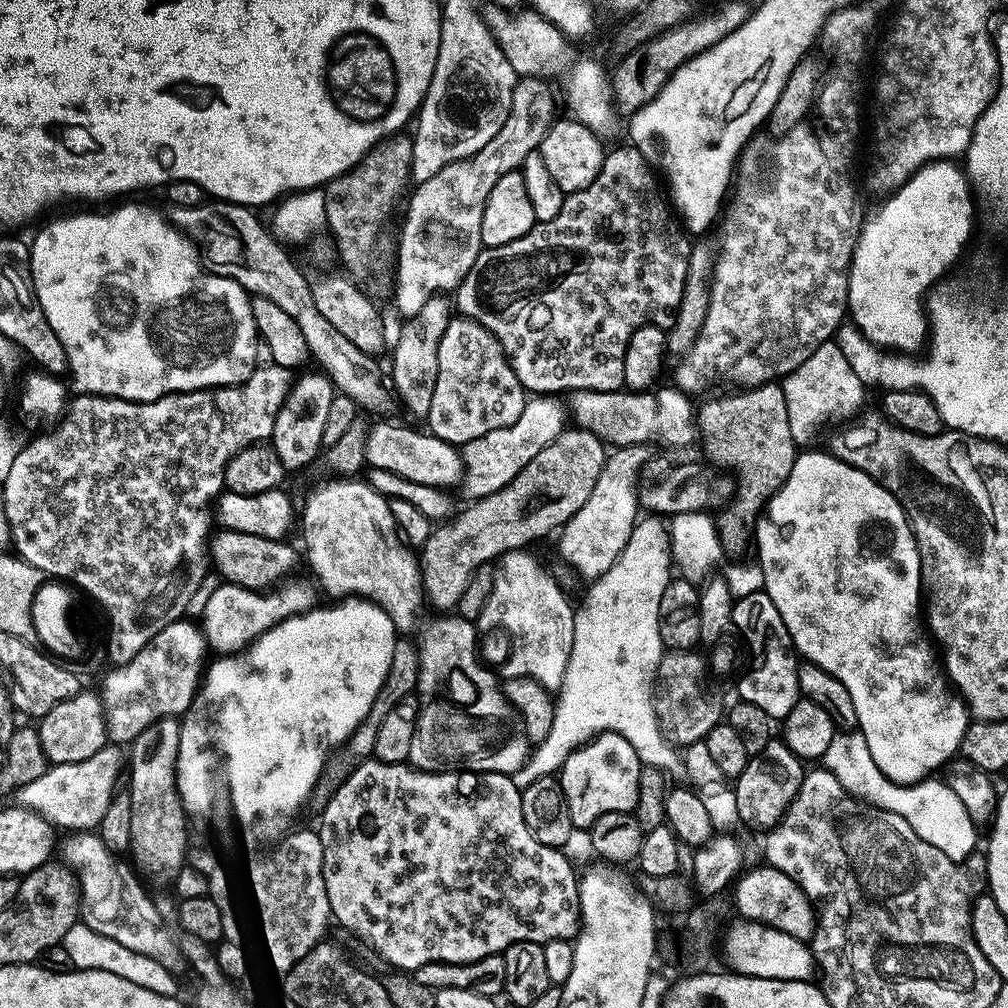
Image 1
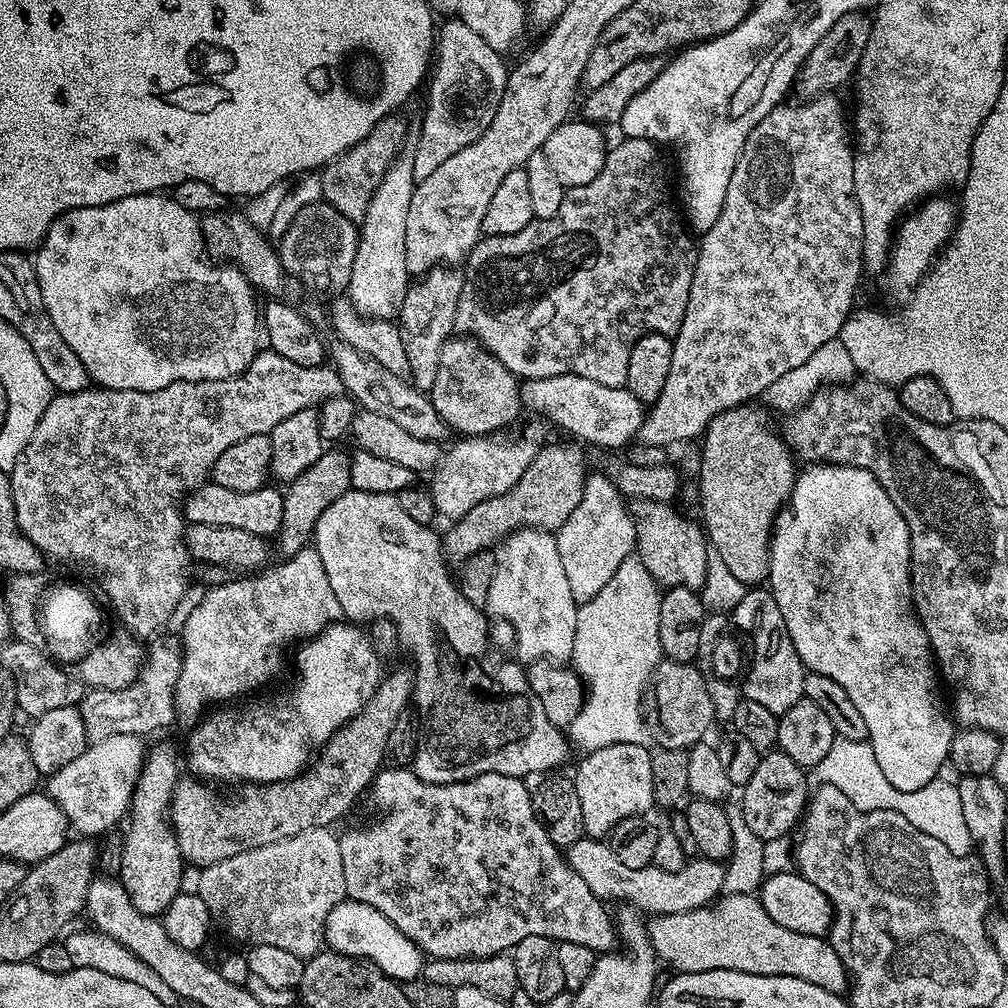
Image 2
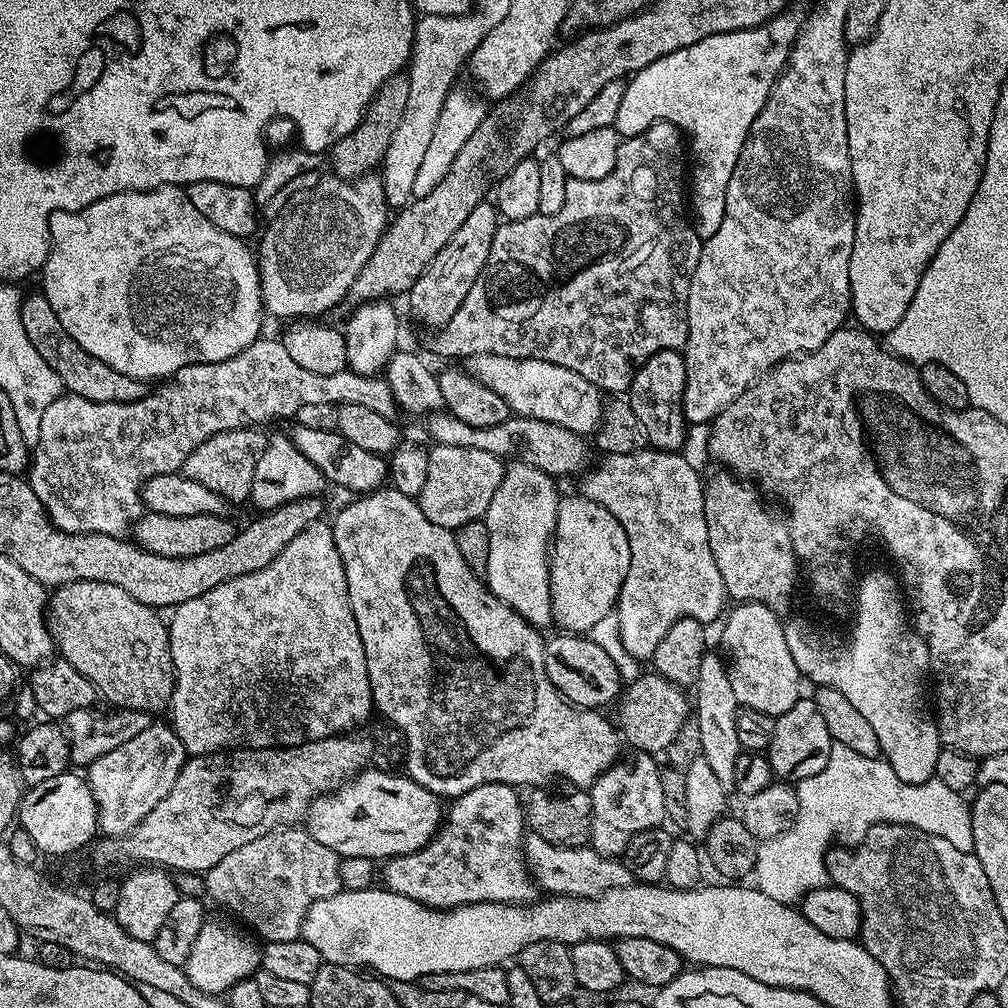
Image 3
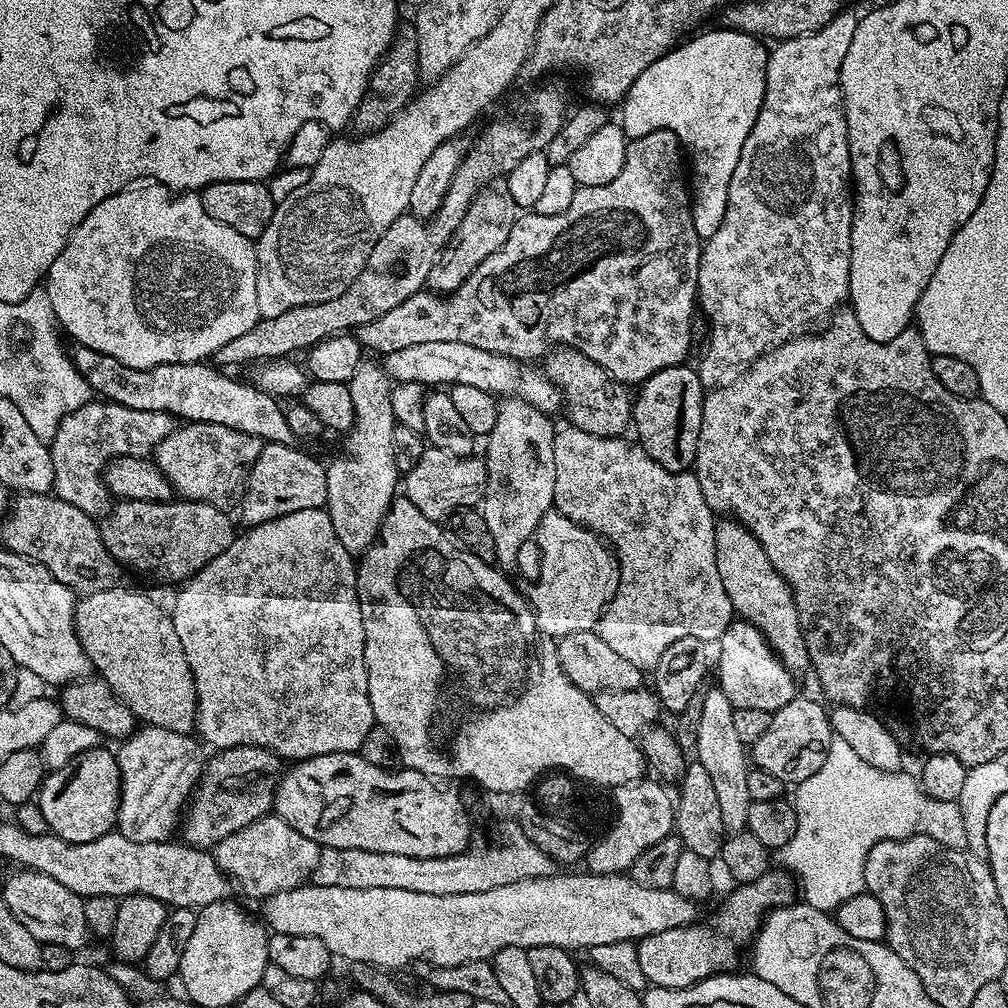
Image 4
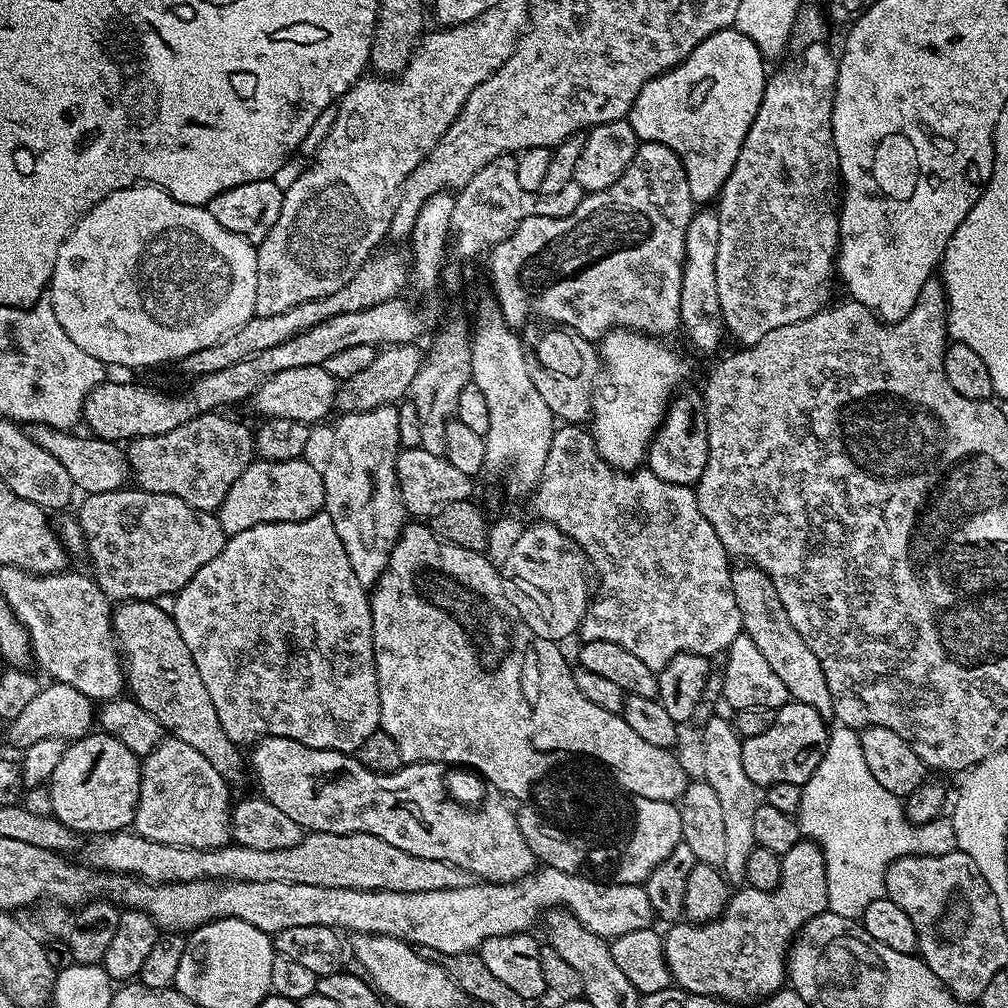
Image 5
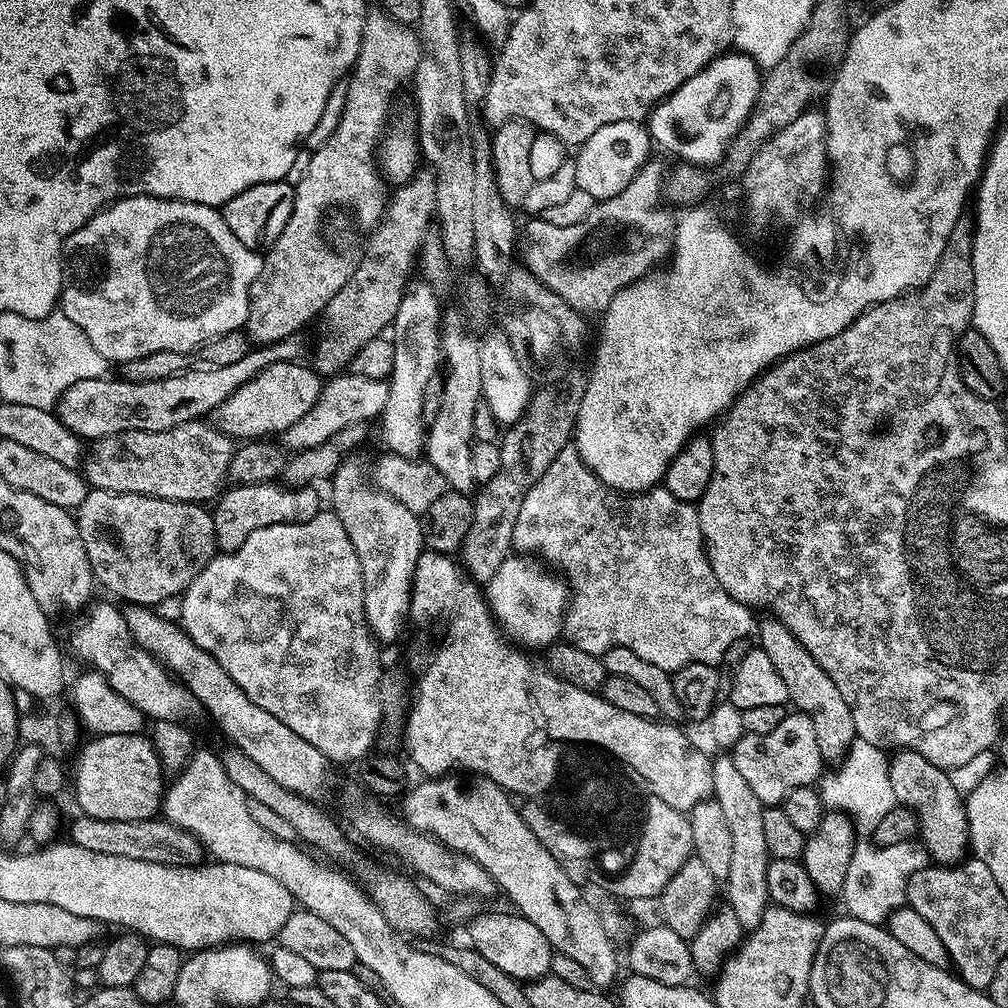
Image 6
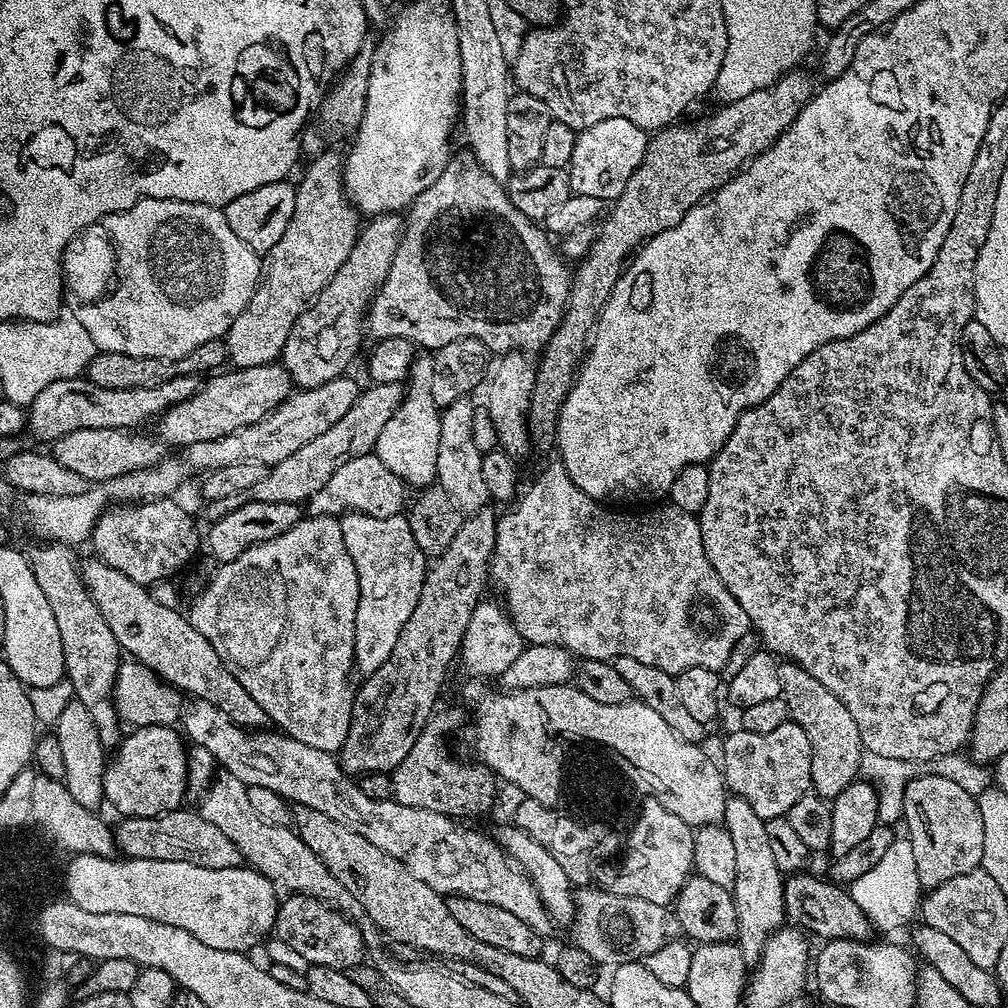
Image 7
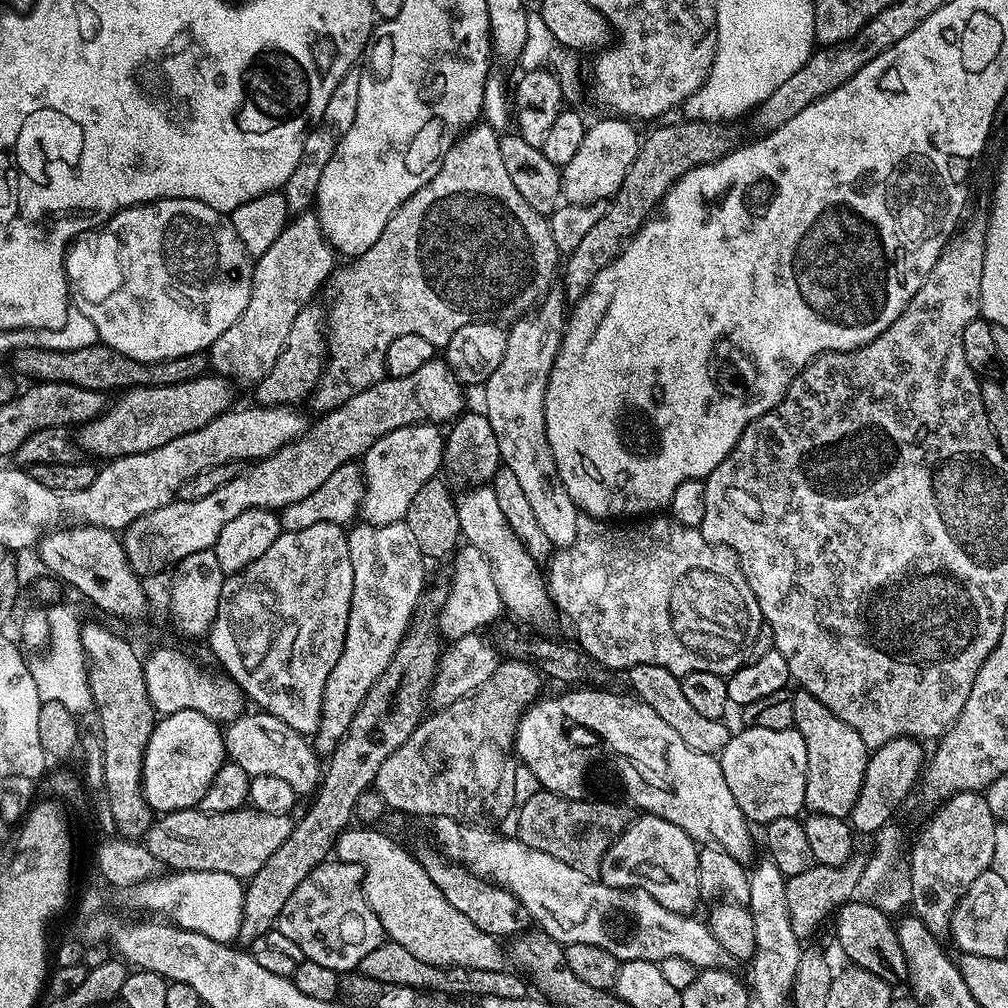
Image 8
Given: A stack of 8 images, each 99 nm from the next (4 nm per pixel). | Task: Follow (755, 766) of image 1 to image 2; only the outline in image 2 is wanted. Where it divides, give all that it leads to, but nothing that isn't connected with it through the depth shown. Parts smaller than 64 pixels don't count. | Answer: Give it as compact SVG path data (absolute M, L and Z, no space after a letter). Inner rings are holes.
M773 750L765 752L761 755L758 762L758 770L754 770L750 782L742 785L744 797L738 801L740 813L746 818L746 826L750 826L750 830L754 834L758 834L758 838L762 841L783 840L789 834L788 831L795 829L801 823L802 817L806 812L806 805L810 799L810 788L808 792L808 784L804 781L806 776L805 769L800 768L794 763L785 752Z

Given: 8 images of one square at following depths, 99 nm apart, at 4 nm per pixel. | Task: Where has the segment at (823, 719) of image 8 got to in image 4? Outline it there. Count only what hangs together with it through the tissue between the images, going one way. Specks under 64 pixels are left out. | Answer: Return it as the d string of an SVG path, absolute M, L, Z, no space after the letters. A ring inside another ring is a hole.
M717 519L716 557L718 575L722 577L722 586L726 590L726 598L730 598L733 613L747 624L753 624L763 634L789 672L807 673L810 668L808 643L804 637L804 627L798 618L794 594L782 574L770 562L770 558L766 558L766 550L762 550L758 538L754 538L754 534L750 534L750 530L743 528L737 520Z

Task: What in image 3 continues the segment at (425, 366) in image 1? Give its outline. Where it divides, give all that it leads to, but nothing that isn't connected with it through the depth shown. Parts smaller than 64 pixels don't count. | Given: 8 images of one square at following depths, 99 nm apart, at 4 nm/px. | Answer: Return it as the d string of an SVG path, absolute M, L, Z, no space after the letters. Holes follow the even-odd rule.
M481 202L470 210L470 218L462 222L462 226L446 242L446 246L426 266L426 270L414 282L412 289L406 293L406 300L412 312L420 316L420 320L431 330L443 328L454 314L458 314L458 306L462 306L462 298L470 294L470 286L478 278L482 266L486 266L486 258L490 258L490 246L494 242L494 234L498 227L498 213L491 203Z

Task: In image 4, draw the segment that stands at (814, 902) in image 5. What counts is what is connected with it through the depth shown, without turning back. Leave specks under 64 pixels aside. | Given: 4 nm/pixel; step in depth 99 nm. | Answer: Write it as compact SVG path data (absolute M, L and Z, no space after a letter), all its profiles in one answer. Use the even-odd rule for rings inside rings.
M769 870L754 882L736 884L709 924L693 922L674 930L643 936L636 949L638 963L642 965L642 974L646 974L649 985L654 988L689 988L711 976L735 973L739 969L736 967L740 964L740 951L743 948L745 951L756 939L766 913L797 899L798 892L793 881L783 871L780 872Z

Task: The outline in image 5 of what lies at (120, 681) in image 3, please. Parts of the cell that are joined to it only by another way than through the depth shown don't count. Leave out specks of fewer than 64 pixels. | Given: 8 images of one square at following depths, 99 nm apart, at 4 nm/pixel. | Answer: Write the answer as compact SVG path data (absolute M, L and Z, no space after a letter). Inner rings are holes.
M130 600L121 603L112 614L112 629L116 631L116 639L123 655L126 657L126 688L131 699L142 706L162 725L169 737L186 742L186 746L194 746L218 774L229 782L240 780L244 776L246 760L240 757L241 749L230 738L226 738L226 730L222 730L222 722L218 722L218 710L214 710L214 702L210 702L210 693L202 683L202 674L198 674L198 666L194 666L194 658L190 650L186 650L186 642L182 642L182 634L178 634L178 626L174 622L171 611L167 607L159 608L159 603L151 600Z

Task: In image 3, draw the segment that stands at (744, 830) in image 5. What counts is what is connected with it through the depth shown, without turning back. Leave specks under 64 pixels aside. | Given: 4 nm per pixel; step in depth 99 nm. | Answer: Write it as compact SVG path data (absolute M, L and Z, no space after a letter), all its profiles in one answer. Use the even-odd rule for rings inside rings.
M706 652L702 658L701 669L694 685L694 717L698 722L701 735L701 755L713 768L713 773L722 783L724 789L731 789L736 783L737 758L741 754L738 742L738 732L735 729L734 718L739 712L739 704L731 689L727 665L723 657L716 652Z

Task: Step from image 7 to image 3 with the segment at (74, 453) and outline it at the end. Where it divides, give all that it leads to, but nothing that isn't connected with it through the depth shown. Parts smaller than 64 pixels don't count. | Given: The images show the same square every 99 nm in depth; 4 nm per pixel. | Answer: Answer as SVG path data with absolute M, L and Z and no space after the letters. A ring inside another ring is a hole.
M245 426L206 438L206 442L202 442L188 455L182 474L201 486L206 486L206 490L212 490L225 502L232 503L233 500L240 504L244 500L245 503L252 494L254 466L258 466L258 458L268 445L269 433L259 432L260 430L256 426Z

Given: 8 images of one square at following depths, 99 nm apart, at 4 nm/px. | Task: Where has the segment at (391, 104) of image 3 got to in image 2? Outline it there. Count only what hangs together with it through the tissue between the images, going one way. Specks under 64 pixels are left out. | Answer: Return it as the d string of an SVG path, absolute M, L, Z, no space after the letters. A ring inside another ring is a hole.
M400 114L387 116L374 126L374 130L370 130L370 134L366 134L366 138L362 138L362 142L325 164L319 173L323 203L338 210L349 222L363 221L370 198L374 198L374 190L378 190L378 182L382 182L386 170L390 170L400 149L405 147L407 134L408 124Z

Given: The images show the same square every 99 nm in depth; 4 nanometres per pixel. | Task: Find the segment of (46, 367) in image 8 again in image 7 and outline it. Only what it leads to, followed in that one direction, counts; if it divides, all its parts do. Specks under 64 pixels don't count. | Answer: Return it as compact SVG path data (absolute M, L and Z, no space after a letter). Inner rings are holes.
M223 339L202 342L190 354L186 354L177 360L159 360L158 358L142 358L130 354L118 354L117 352L97 351L96 357L88 363L86 378L94 382L94 386L106 386L106 390L130 390L131 388L153 388L170 378L179 376L199 377L203 374L212 374L225 367L228 360L228 350Z

